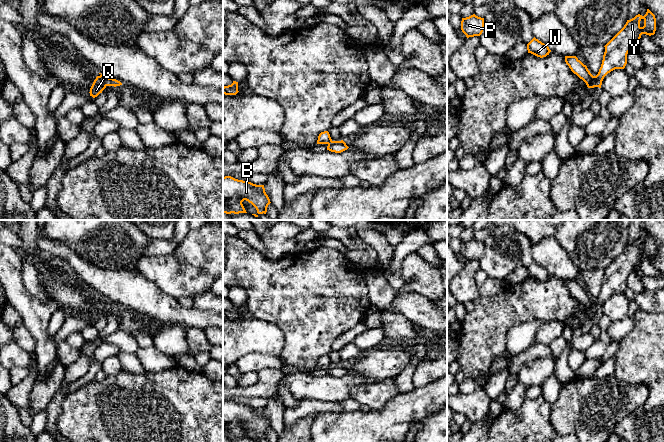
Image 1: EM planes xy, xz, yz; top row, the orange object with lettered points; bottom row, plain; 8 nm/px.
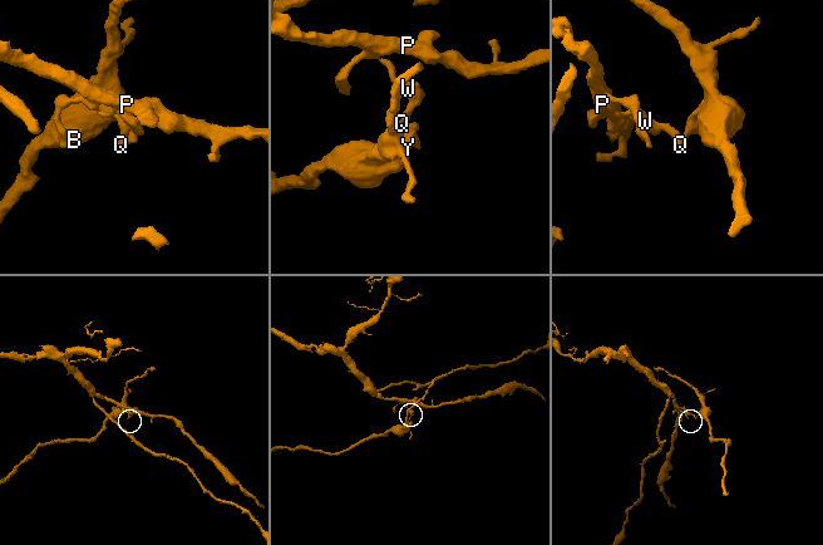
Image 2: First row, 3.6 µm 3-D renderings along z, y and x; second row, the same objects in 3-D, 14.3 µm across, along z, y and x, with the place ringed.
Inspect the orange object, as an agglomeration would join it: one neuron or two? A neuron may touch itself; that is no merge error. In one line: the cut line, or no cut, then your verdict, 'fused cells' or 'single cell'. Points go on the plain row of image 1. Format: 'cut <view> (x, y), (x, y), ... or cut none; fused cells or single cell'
cut yz (593, 300), (593, 308), (595, 310); fused cells

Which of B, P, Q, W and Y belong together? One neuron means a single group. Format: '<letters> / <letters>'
B Y / P Q W

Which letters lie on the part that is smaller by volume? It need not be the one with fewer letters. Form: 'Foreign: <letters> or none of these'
Foreign: B, Y

